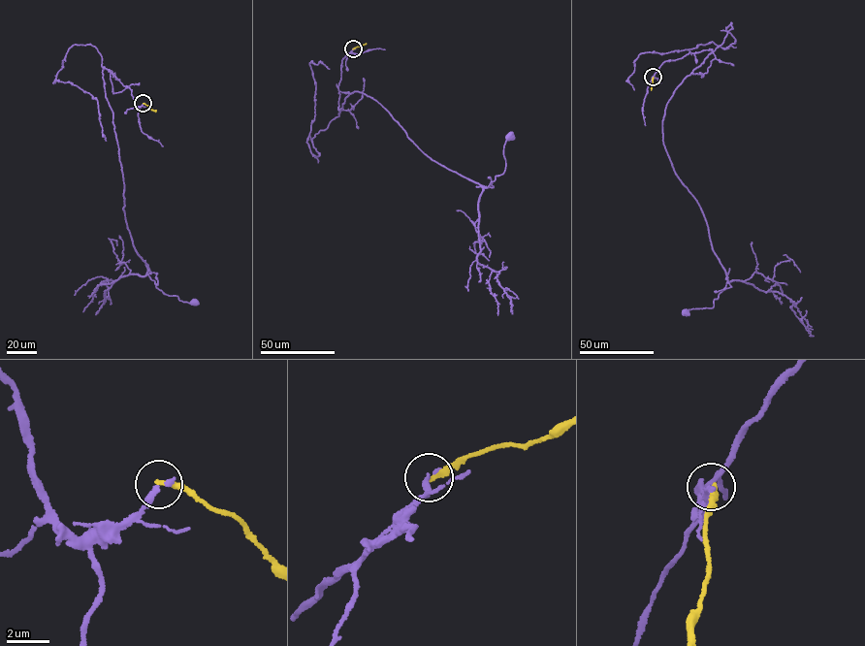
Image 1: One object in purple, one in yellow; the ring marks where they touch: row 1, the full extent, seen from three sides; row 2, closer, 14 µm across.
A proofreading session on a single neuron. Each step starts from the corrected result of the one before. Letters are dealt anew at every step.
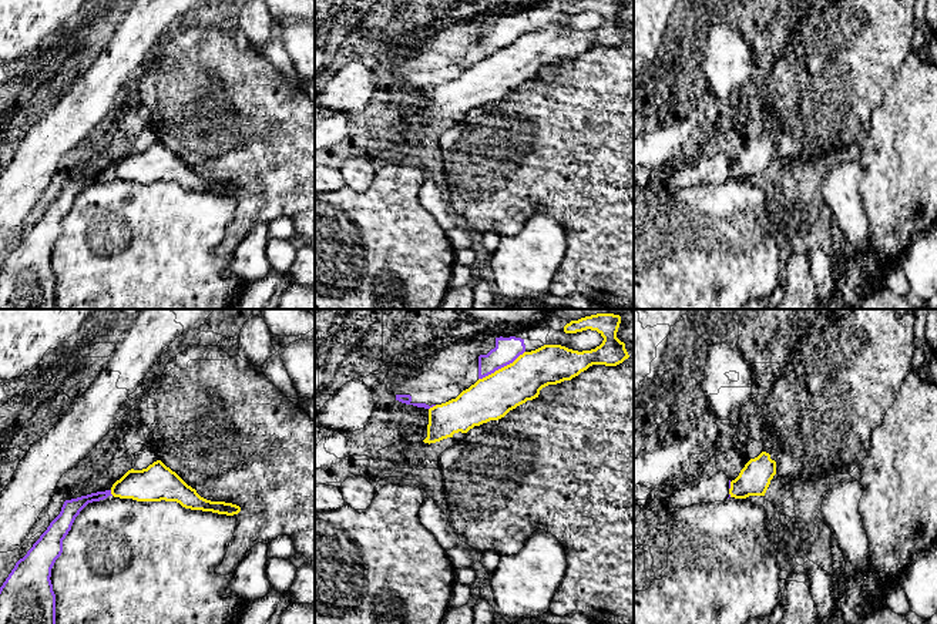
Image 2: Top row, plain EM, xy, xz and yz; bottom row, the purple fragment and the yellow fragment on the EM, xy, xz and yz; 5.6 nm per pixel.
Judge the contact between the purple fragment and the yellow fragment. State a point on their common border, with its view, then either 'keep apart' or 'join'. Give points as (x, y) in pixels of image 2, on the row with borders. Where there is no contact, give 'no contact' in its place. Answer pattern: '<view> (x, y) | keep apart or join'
xz (501, 366) | keep apart

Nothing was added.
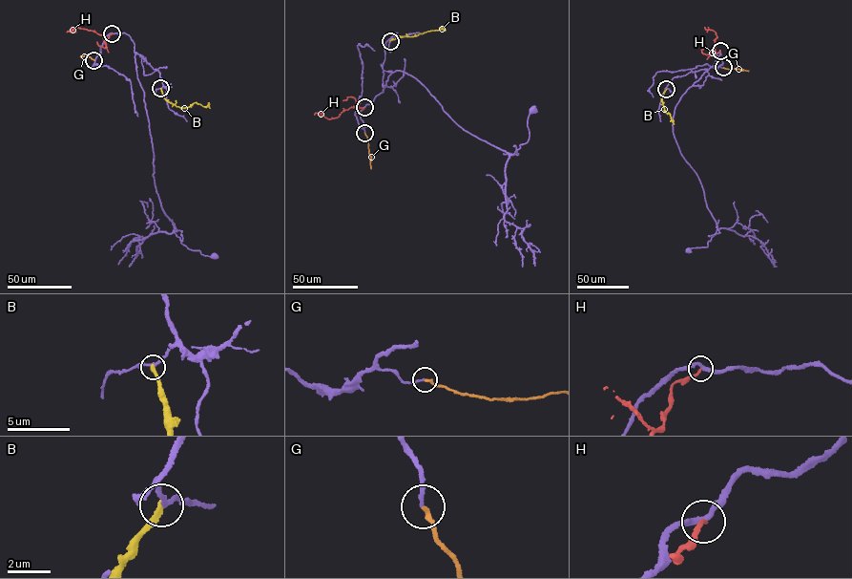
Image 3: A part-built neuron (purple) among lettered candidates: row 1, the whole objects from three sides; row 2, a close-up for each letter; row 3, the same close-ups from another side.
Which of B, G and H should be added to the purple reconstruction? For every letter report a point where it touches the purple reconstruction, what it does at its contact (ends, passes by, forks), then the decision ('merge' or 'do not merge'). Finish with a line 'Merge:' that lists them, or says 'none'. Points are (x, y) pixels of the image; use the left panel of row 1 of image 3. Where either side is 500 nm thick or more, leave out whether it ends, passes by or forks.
B: contact (160, 88); it ends; do not merge
G: contact (93, 60); it ends; merge
H: contact (112, 33); it ends; do not merge
Merge: G

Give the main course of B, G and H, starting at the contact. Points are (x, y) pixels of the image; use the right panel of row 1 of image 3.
B: (666, 89), (661, 98), (674, 124)
G: (723, 68), (748, 71)
H: (720, 52), (716, 53), (715, 32), (704, 28)

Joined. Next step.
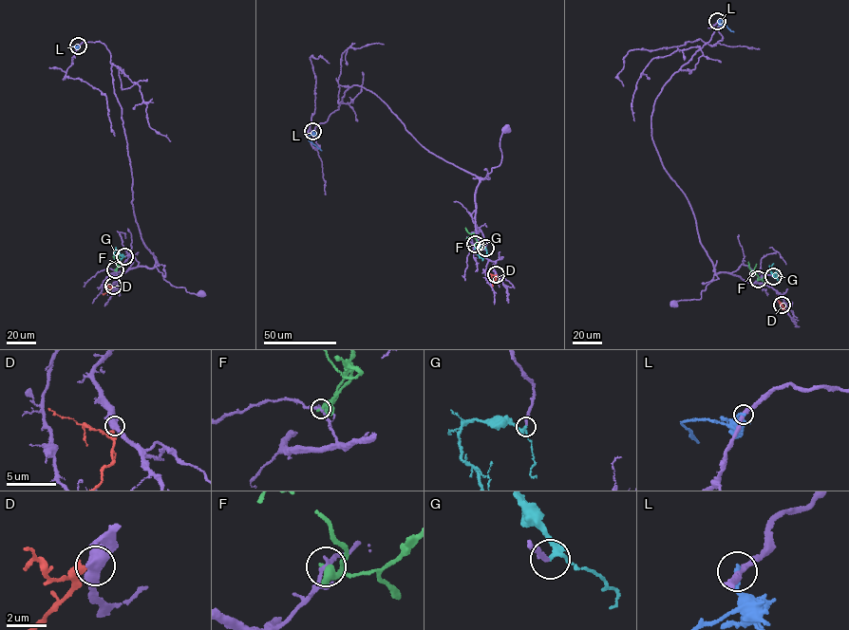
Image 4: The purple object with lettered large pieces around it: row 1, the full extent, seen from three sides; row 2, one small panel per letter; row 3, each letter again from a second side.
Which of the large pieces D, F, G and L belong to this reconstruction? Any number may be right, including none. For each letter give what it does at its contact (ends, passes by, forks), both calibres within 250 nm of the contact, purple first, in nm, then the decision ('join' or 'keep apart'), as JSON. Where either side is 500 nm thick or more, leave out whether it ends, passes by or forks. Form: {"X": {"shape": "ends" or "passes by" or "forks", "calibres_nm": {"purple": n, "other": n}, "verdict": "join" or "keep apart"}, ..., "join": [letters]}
{"D": {"calibres_nm": {"purple": 500, "other": 280}, "verdict": "keep apart"}, "F": {"shape": "passes by", "calibres_nm": {"purple": 190, "other": 220}, "verdict": "keep apart"}, "G": {"shape": "passes by", "calibres_nm": {"purple": 200, "other": 200}, "verdict": "join"}, "L": {"shape": "ends", "calibres_nm": {"purple": 280, "other": 240}, "verdict": "keep apart"}, "join": ["G"]}

